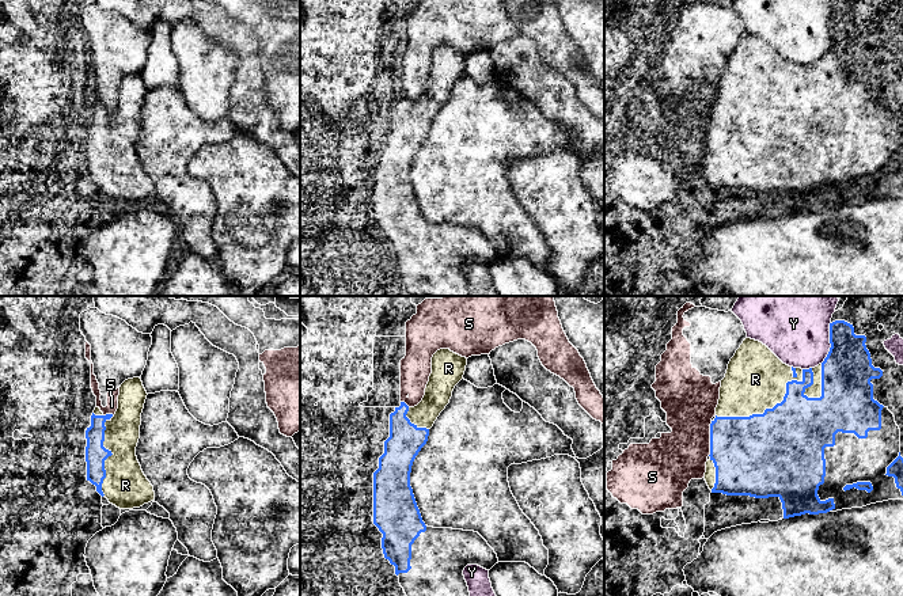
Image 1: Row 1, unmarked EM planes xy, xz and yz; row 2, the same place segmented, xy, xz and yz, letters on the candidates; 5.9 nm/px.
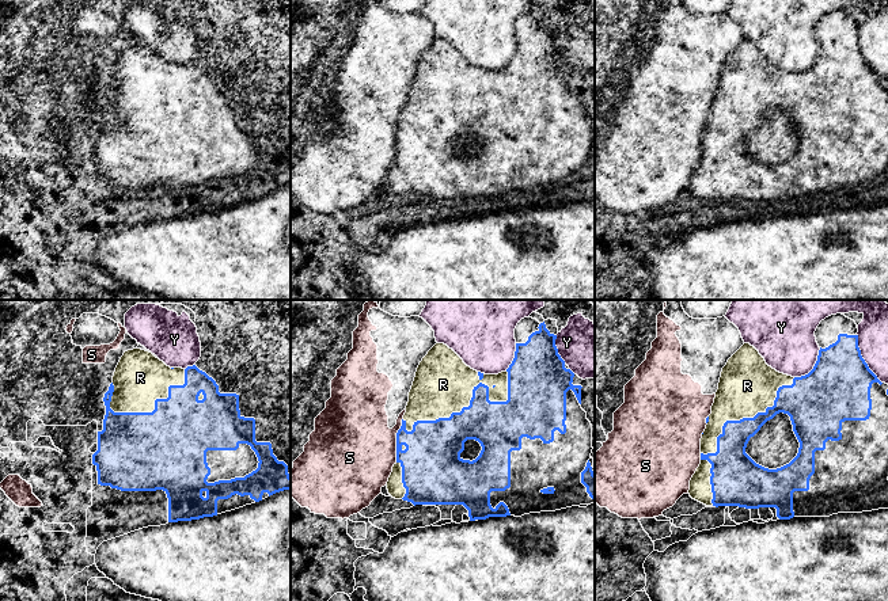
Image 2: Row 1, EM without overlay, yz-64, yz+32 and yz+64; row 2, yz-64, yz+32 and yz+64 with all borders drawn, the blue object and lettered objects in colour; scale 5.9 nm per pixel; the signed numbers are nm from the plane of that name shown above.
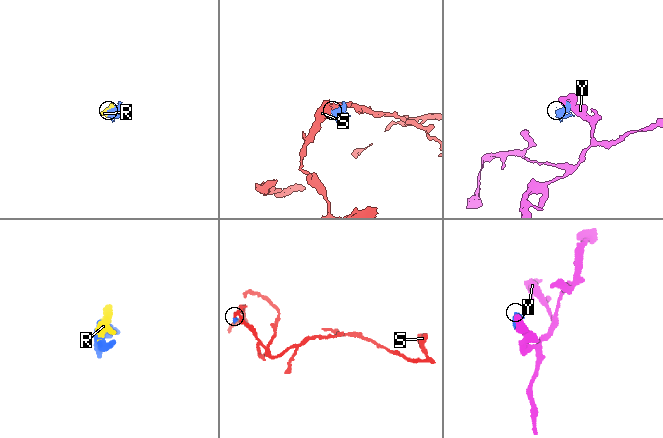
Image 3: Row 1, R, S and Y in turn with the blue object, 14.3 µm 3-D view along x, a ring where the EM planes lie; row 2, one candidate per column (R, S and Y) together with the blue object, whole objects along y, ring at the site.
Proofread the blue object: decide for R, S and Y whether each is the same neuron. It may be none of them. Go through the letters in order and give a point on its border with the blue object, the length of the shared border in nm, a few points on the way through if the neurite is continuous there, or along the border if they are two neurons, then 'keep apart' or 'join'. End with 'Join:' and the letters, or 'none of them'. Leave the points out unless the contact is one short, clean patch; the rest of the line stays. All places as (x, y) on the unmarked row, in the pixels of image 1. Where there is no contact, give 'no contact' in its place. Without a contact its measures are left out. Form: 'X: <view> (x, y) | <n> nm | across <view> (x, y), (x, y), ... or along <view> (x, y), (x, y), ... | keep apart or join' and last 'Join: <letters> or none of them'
R: yz (769, 105) | 600 nm | join
S: yz (710, 135) | 200 nm | along yz (712, 117), (710, 148), (708, 151) | keep apart
Y: yz (830, 38) | 260 nm | keep apart
Join: R

